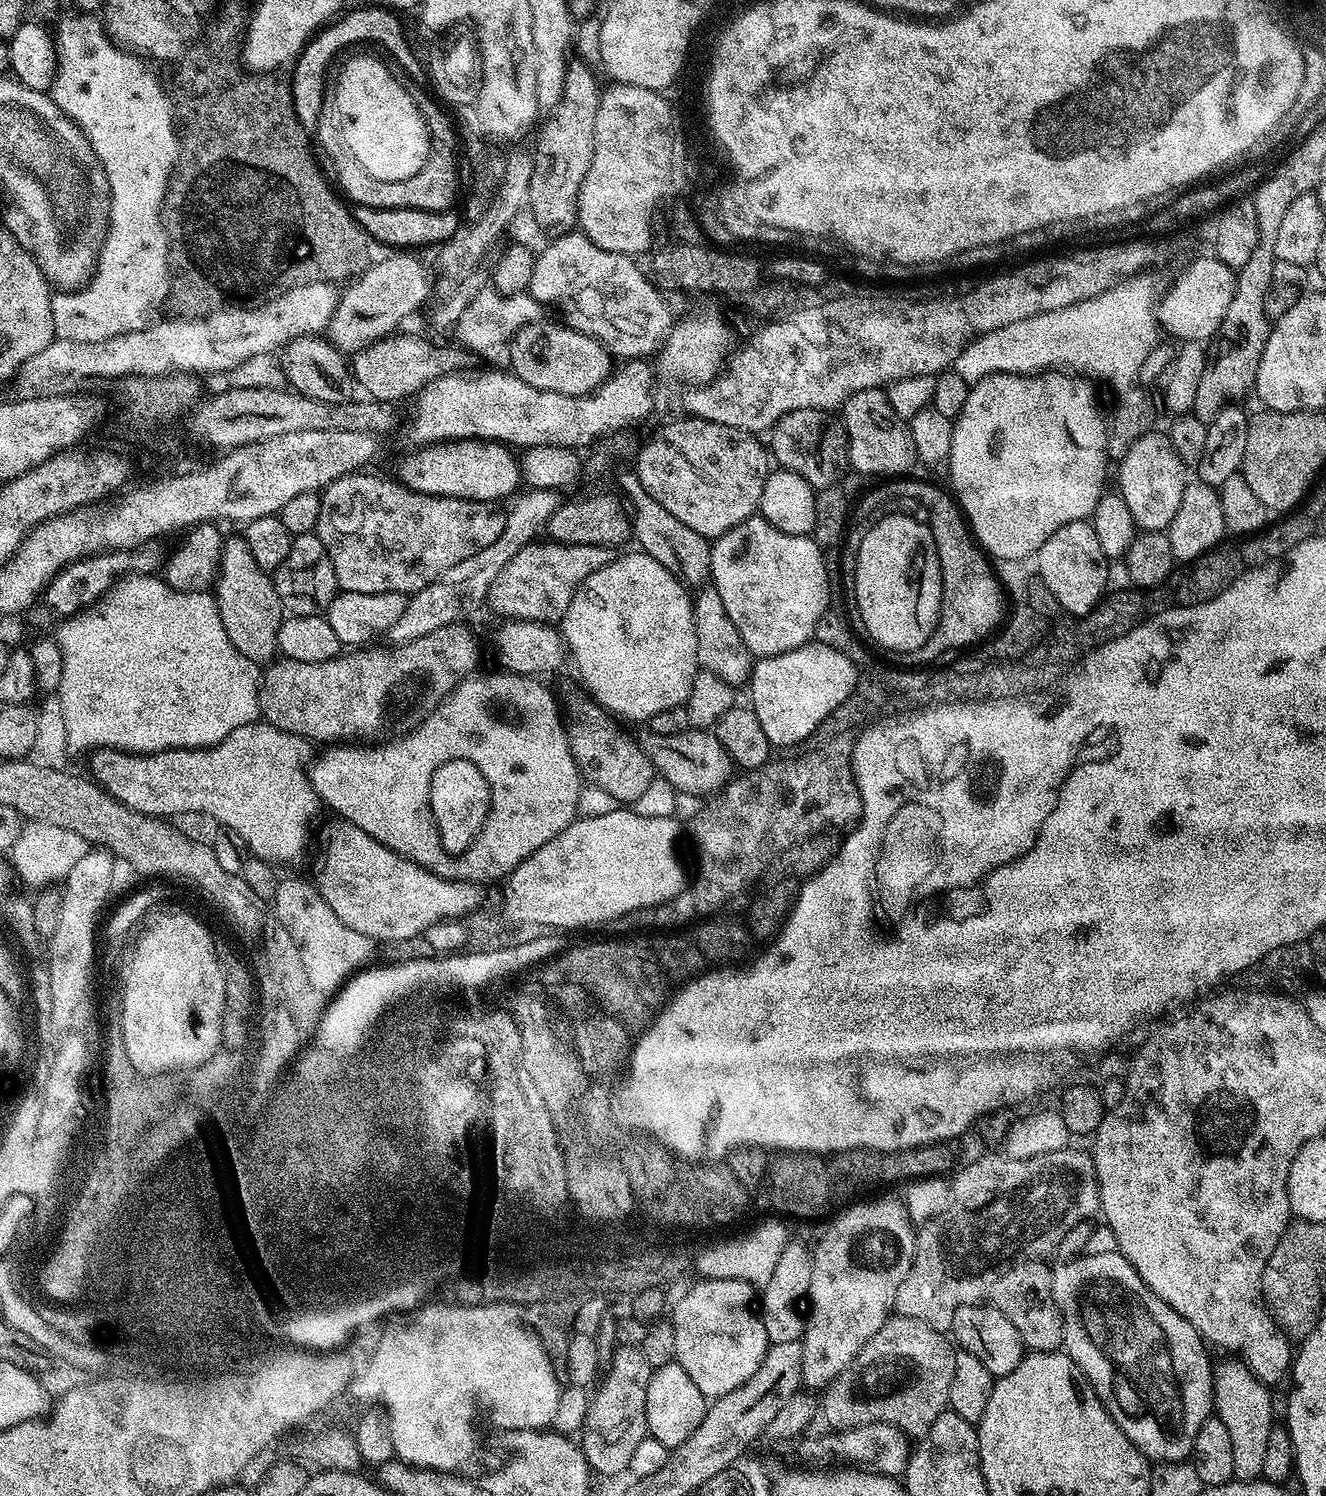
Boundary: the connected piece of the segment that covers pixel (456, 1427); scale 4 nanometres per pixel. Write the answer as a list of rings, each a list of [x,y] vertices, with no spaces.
[[[428,1302],[423,1306],[417,1307],[411,1313],[410,1318],[412,1318],[412,1321],[409,1324],[392,1324],[384,1328],[382,1338],[375,1341],[374,1360],[369,1366],[369,1378],[366,1381],[366,1385],[370,1389],[377,1389],[379,1392],[384,1392],[380,1404],[383,1409],[385,1408],[388,1411],[386,1428],[390,1433],[395,1455],[405,1464],[414,1469],[452,1472],[460,1468],[456,1463],[456,1460],[461,1460],[460,1456],[467,1461],[473,1455],[474,1451],[469,1447],[468,1441],[468,1396],[480,1396],[480,1400],[484,1400],[484,1404],[492,1405],[492,1411],[496,1414],[496,1420],[500,1420],[500,1430],[509,1430],[512,1428],[542,1430],[553,1423],[558,1402],[560,1401],[562,1384],[556,1381],[556,1372],[552,1369],[553,1361],[544,1349],[540,1337],[526,1323],[526,1316],[521,1308],[510,1303],[483,1302],[468,1305],[453,1302]]]

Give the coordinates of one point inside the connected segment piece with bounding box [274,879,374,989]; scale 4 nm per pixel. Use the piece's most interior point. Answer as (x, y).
(333, 953)

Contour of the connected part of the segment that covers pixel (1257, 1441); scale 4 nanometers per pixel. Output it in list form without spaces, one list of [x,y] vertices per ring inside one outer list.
[[[1230,1358],[1225,1364],[1217,1363],[1212,1374],[1212,1399],[1215,1415],[1230,1433],[1234,1449],[1234,1477],[1237,1480],[1259,1480],[1262,1465],[1266,1463],[1266,1441],[1274,1423],[1271,1408],[1272,1392],[1252,1369],[1239,1358]]]

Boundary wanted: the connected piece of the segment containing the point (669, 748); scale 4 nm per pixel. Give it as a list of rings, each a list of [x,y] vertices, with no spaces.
[[[685,730],[673,736],[652,736],[646,751],[655,775],[670,782],[677,793],[707,798],[717,793],[732,780],[734,765],[726,754],[722,742],[718,742],[715,731]]]

